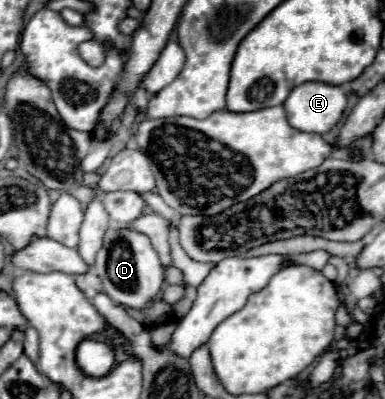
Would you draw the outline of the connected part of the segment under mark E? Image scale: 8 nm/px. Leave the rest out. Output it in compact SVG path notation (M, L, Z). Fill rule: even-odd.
M322 81L298 85L284 101L284 109L292 127L320 135L330 131L340 121L346 105L348 95L344 87Z

